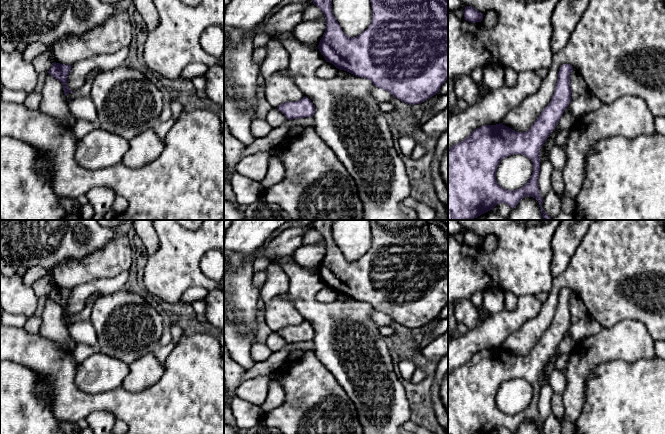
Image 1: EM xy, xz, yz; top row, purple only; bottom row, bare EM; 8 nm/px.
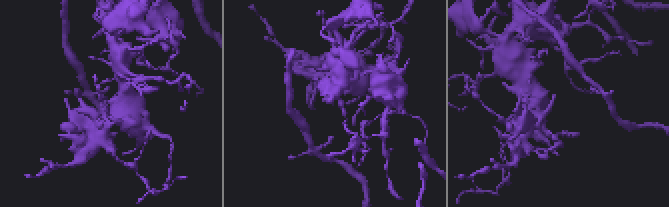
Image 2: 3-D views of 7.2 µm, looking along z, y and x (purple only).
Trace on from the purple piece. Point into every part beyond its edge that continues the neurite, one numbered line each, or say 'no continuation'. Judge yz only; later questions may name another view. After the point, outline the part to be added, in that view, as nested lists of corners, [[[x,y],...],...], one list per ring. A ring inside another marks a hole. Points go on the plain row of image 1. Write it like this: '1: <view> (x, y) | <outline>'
no continuation

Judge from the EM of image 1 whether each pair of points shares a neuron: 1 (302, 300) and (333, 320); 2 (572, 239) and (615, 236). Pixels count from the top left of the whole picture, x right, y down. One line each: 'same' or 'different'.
1: same
2: different

